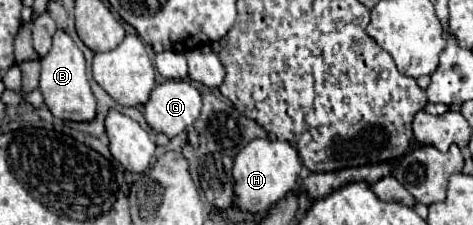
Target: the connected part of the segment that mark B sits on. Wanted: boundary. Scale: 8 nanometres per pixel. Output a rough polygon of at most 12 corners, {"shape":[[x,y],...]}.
{"shape":[[58,29],[40,61],[54,117],[90,121],[96,101],[84,55]]}

